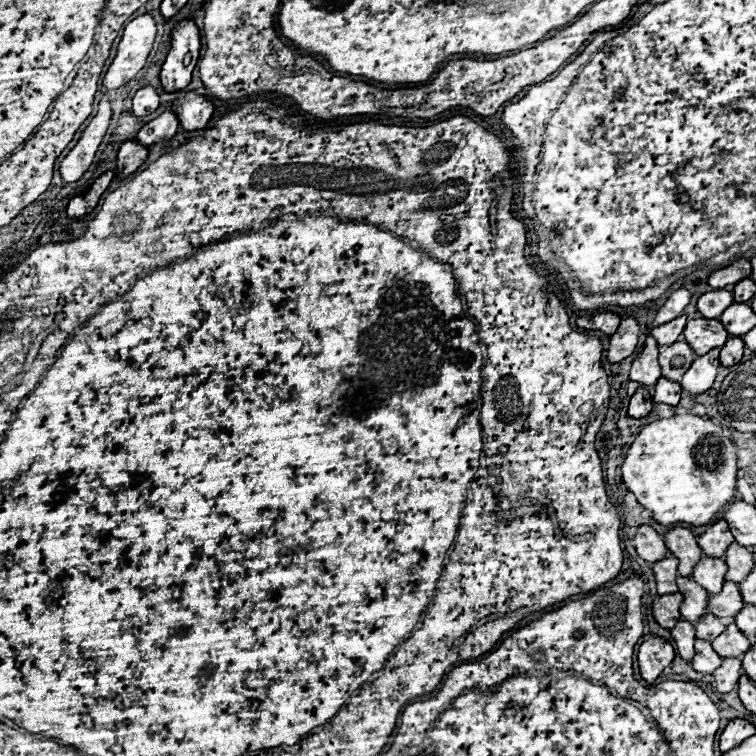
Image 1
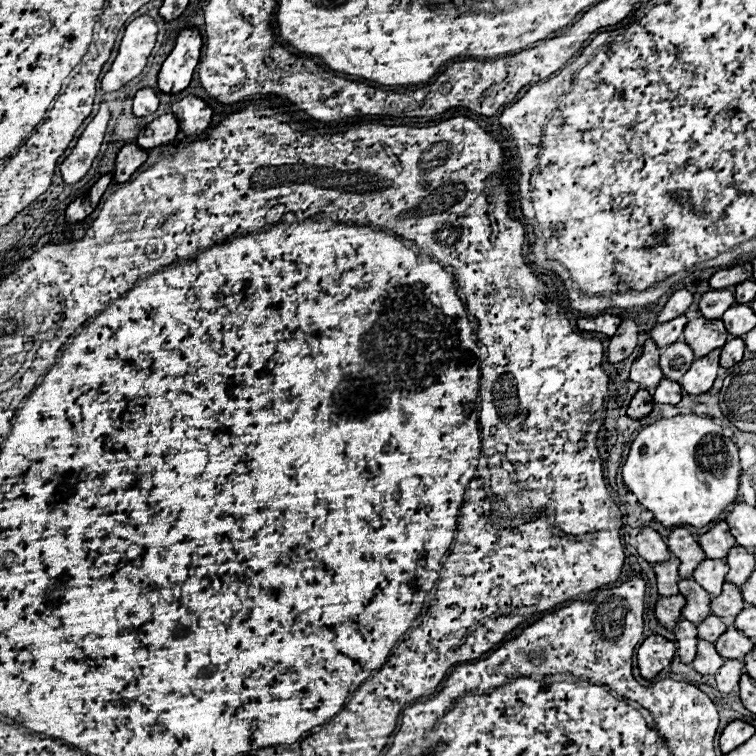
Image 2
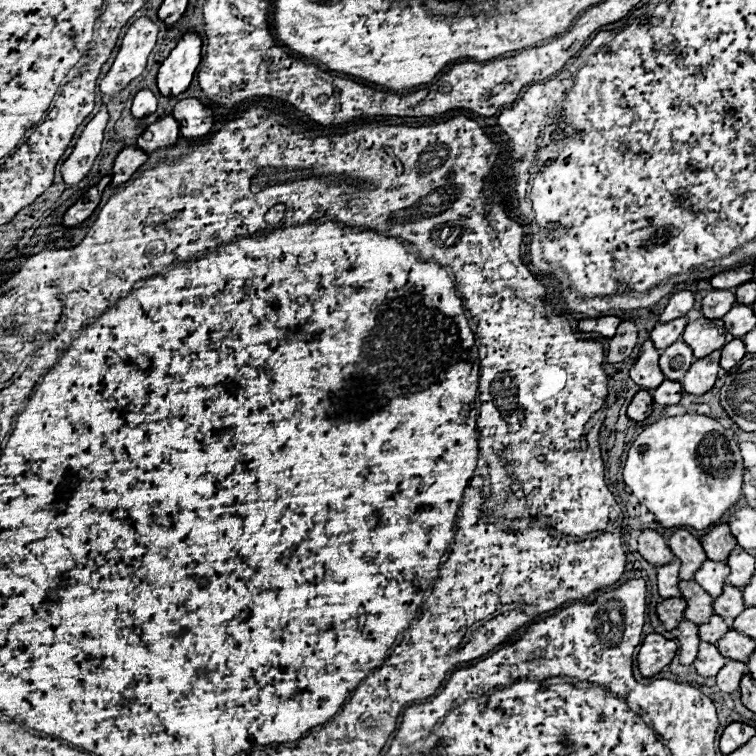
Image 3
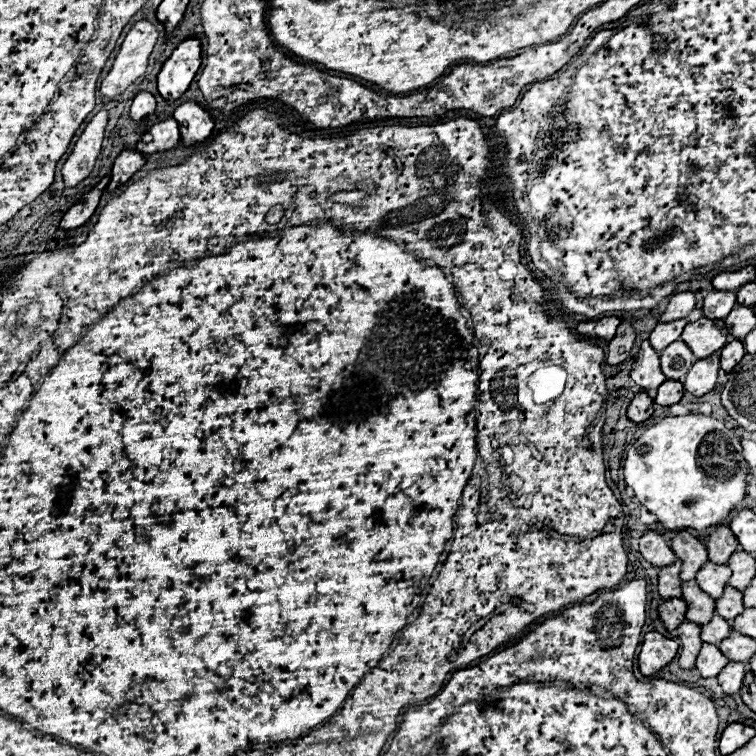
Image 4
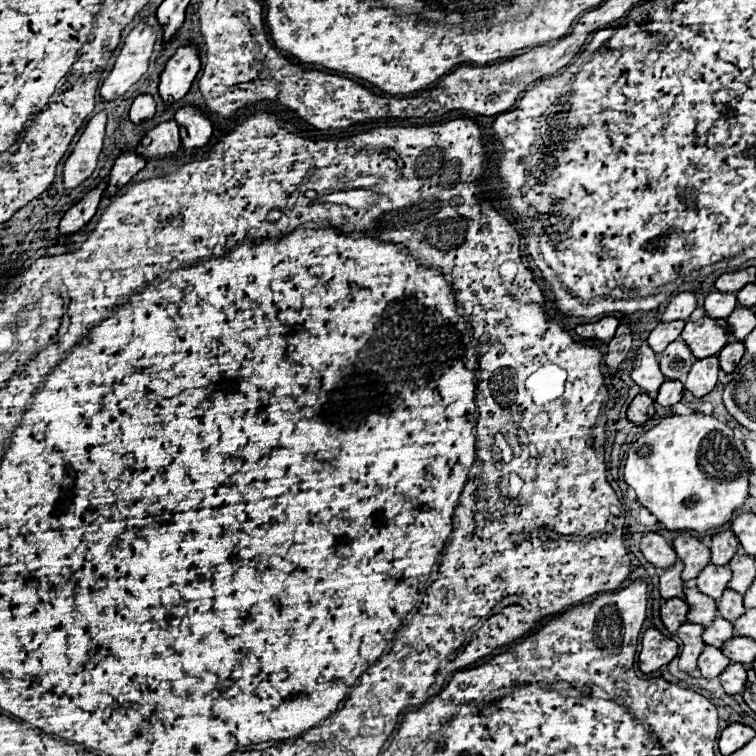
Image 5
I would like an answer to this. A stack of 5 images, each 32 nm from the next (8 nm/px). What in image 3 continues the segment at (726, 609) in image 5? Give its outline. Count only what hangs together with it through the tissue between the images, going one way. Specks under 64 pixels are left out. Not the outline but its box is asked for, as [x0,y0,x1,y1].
[712,584,744,618]

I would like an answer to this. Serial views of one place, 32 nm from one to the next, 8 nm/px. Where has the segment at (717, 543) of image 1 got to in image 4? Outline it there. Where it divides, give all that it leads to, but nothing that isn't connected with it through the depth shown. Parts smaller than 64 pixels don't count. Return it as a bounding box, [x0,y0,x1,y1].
[704,524,738,564]

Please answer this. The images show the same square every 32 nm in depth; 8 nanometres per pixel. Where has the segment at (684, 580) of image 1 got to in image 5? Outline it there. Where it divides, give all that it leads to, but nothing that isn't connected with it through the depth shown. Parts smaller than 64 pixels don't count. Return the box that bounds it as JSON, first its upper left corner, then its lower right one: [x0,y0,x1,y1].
[684,586,716,626]

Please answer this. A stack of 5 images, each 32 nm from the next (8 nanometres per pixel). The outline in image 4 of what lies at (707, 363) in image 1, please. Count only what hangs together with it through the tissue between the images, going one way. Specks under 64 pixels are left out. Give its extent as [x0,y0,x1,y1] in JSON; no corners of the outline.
[684,352,720,396]

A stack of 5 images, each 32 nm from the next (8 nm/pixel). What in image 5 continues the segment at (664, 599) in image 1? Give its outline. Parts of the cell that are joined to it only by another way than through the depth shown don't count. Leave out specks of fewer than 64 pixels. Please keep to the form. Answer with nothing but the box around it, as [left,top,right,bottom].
[660,598,688,632]

